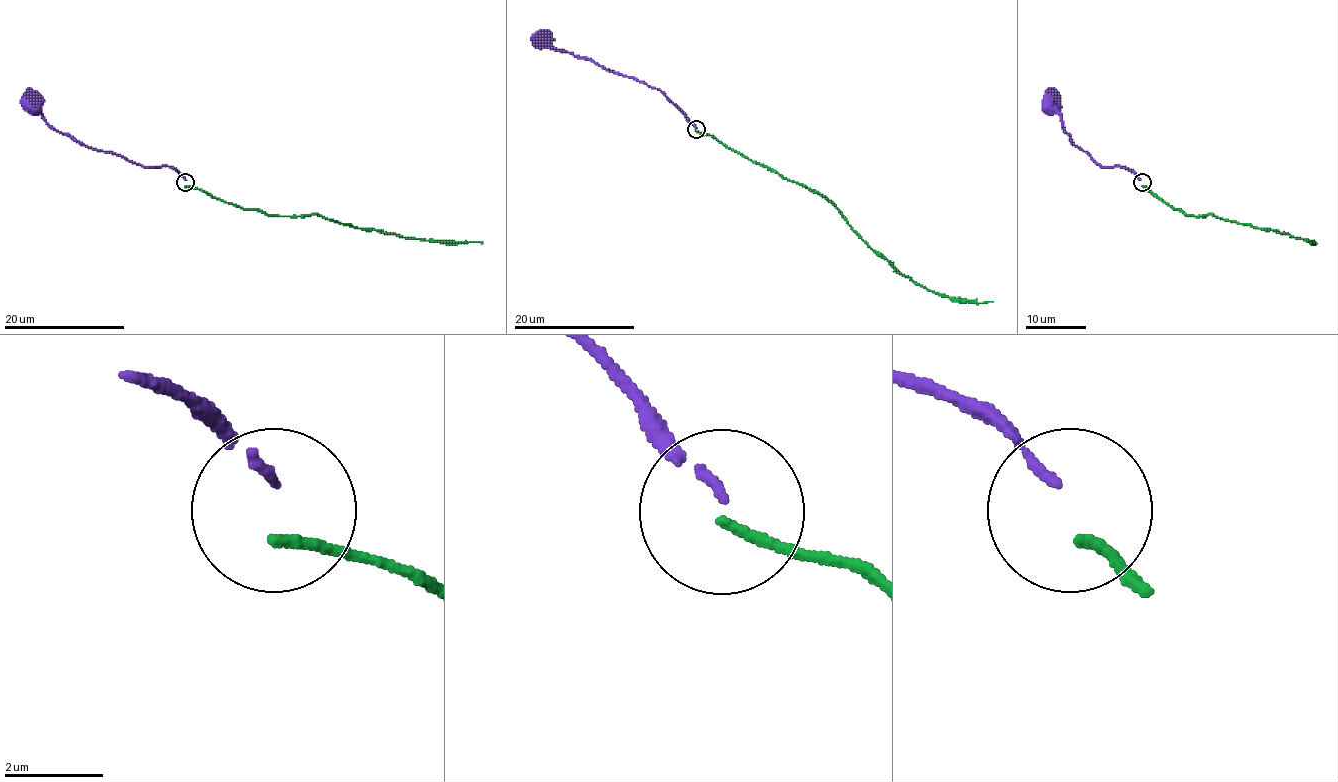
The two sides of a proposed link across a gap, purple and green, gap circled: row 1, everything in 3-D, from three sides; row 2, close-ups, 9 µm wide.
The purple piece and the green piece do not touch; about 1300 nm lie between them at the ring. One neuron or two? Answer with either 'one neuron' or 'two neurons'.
two neurons

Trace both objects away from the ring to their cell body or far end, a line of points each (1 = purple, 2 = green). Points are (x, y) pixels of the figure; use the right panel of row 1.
1: (1140, 180), (1122, 166), (1101, 166), (1071, 140), (1063, 122), (1049, 104)
2: (1142, 186), (1173, 208), (1193, 216), (1214, 214), (1258, 228), (1287, 233), (1314, 243)

